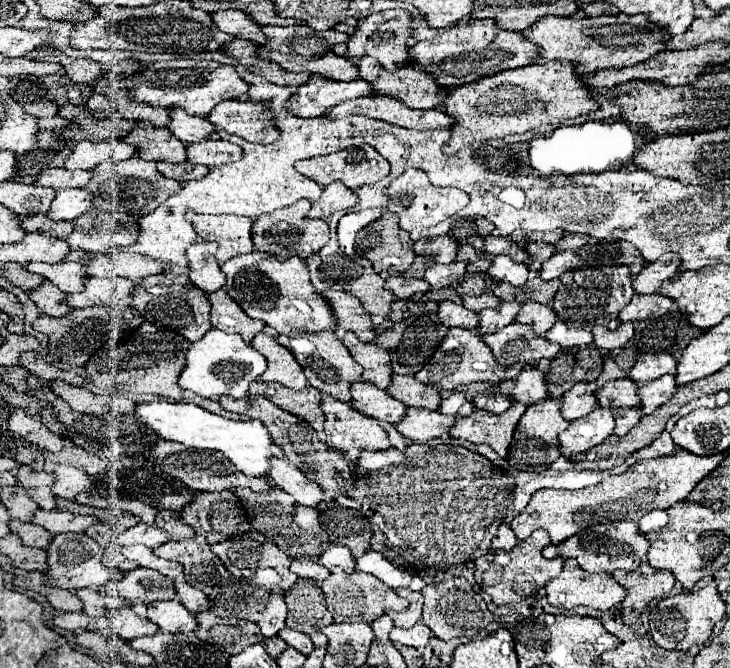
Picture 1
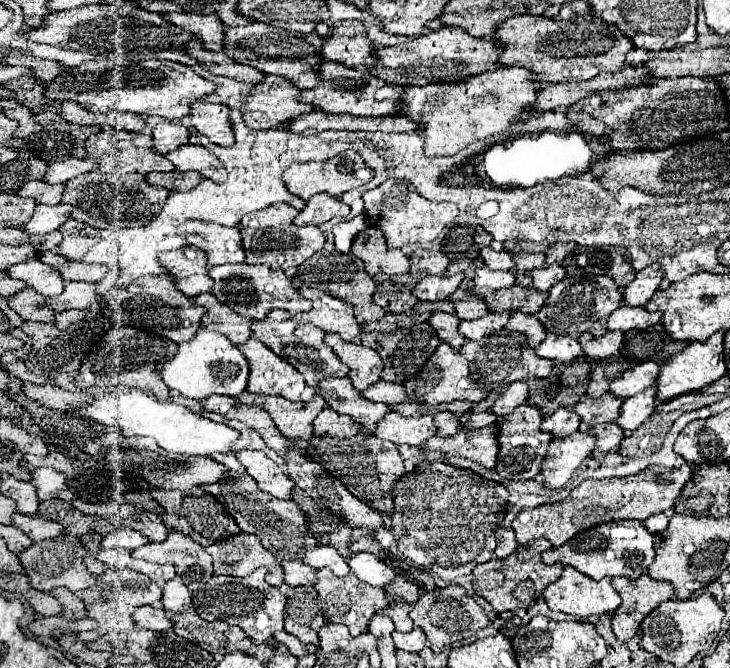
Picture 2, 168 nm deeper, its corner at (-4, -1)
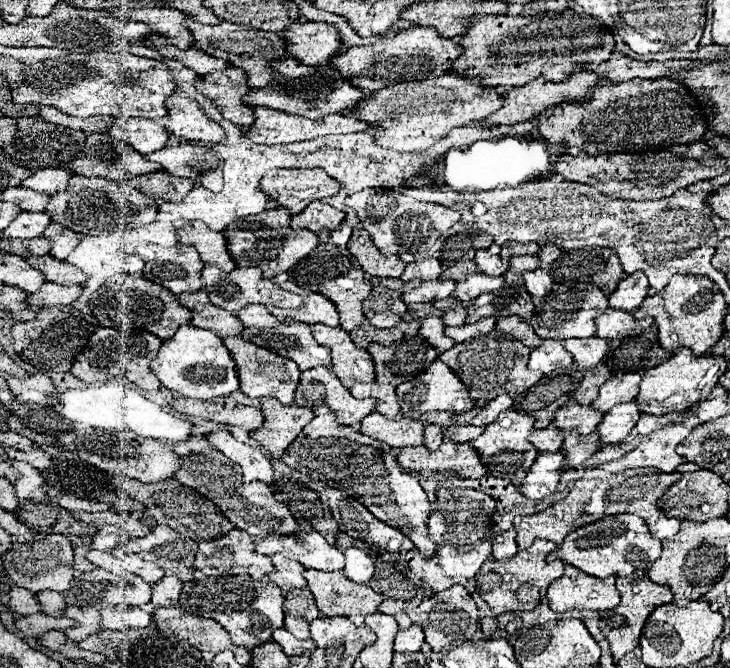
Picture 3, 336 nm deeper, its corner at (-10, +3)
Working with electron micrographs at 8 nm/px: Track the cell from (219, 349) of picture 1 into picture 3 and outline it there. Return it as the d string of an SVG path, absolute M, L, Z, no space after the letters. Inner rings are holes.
M192 325L178 327L170 339L162 341L162 347L156 359L152 359L150 369L160 379L162 387L176 391L182 397L208 401L240 389L236 367L232 363L232 357L228 355L228 349L222 347L220 337L216 337L212 331L196 329Z

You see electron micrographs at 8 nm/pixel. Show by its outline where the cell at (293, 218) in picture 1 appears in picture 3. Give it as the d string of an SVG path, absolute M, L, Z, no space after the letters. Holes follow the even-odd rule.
M270 209L258 215L248 215L248 219L236 219L224 229L224 237L236 267L258 267L264 279L272 279L288 271L318 245L318 237L312 231L290 229L290 215L284 209Z

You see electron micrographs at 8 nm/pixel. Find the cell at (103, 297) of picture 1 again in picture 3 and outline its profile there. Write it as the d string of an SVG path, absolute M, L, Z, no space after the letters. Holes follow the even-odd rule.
M44 283L40 291L30 293L26 297L26 303L32 309L40 309L46 305L70 305L80 297L82 287L80 285L56 285L56 283Z

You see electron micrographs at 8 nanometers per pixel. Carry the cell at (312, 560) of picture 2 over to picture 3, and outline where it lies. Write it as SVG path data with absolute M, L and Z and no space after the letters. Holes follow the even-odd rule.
M296 531L290 535L266 535L254 545L256 553L272 555L282 553L288 559L298 561L306 569L318 571L340 571L344 567L344 555L334 545L330 545L318 531Z

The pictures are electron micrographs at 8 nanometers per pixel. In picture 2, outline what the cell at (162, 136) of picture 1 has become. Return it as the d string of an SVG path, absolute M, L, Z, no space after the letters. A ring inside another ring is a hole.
M104 129L96 135L92 135L86 141L88 157L98 157L98 171L102 173L150 173L150 171L174 171L174 163L166 159L166 155L154 151L152 137L146 133L132 133L132 131L116 131L116 129Z

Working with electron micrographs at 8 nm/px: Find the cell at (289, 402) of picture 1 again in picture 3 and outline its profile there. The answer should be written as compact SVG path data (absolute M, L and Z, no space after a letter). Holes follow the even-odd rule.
M236 391L236 393L230 393L228 399L236 401L236 403L252 405L262 411L264 423L262 423L262 427L250 431L250 437L254 441L258 441L262 447L266 447L272 459L280 459L282 453L286 451L286 447L298 437L302 427L306 423L310 423L314 417L312 409L298 407L298 405L284 407L272 397L252 399L252 397L244 397L242 391Z

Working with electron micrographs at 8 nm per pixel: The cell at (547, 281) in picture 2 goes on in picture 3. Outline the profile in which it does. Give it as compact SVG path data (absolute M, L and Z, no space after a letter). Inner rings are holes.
M528 271L522 277L530 297L544 297L552 289L552 279L546 271Z

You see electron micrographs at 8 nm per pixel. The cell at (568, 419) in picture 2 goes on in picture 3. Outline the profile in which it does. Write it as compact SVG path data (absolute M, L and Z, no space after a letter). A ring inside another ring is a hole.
M548 425L546 429L534 429L528 435L528 441L534 445L538 453L556 453L560 451L562 431L556 431L552 425Z

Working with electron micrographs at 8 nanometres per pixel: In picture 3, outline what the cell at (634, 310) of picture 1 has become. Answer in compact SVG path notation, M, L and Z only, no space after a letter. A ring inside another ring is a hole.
M604 311L596 315L596 337L600 339L626 339L628 335L640 335L654 321L650 317L636 321L630 313L624 311Z

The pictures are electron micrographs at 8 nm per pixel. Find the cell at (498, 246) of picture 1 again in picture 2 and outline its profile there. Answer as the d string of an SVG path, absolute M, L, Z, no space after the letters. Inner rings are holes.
M482 247L480 249L480 257L484 261L486 267L490 269L508 269L508 271L514 271L516 269L516 263L512 259L512 255L508 251L494 251L492 247Z

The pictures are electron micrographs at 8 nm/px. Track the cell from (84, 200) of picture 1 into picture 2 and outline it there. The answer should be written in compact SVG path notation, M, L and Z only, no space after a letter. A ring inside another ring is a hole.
M38 203L34 209L32 219L22 227L32 235L44 235L50 233L54 229L60 229L60 225L72 215L72 205L68 203L58 203L58 205L46 205L46 203Z

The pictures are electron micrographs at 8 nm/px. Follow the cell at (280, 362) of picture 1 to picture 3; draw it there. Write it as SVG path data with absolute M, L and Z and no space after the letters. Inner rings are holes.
M240 335L238 337L224 337L222 343L234 359L238 379L240 379L240 391L244 395L248 395L248 397L274 397L282 405L292 405L294 403L294 391L296 391L296 383L300 381L300 369L292 359L276 355L268 349L256 347L248 341L240 339Z

